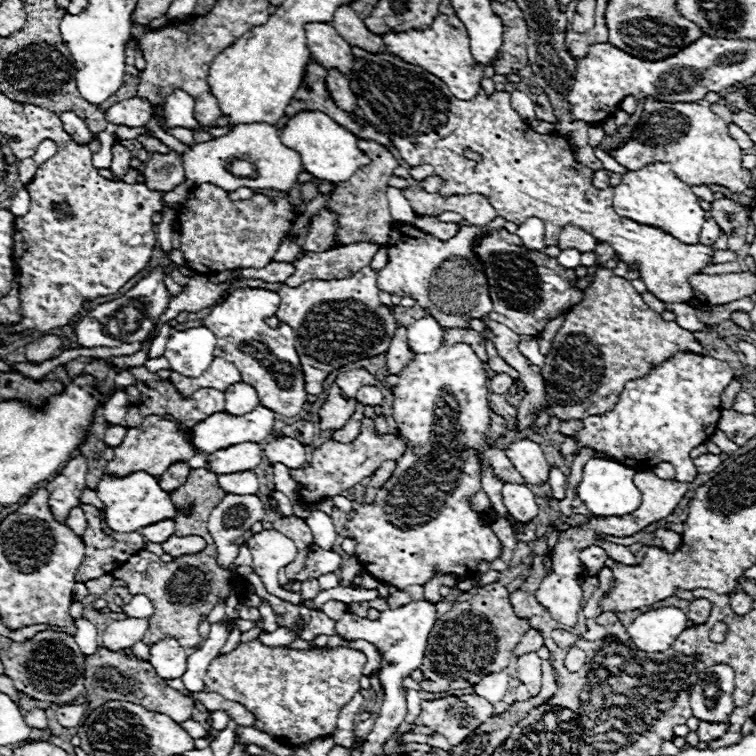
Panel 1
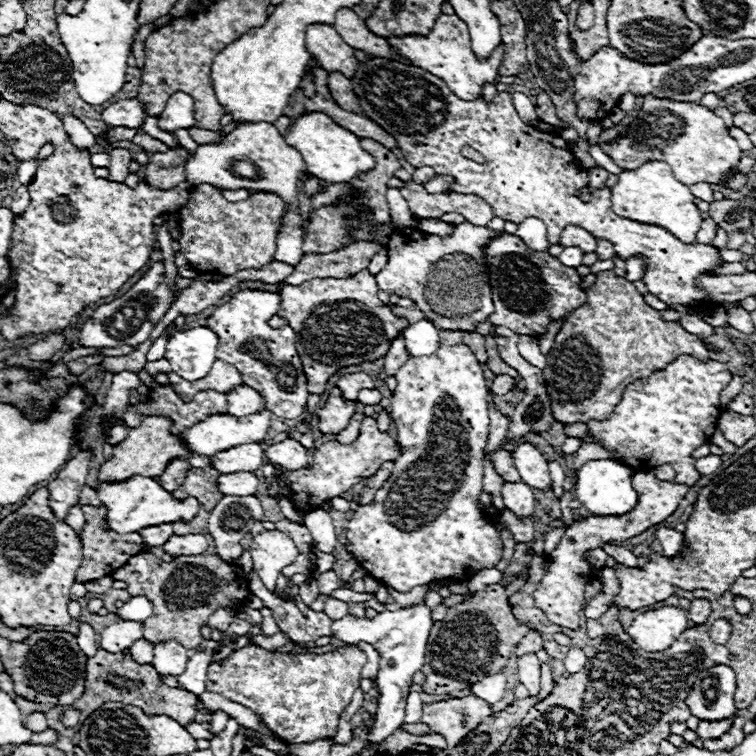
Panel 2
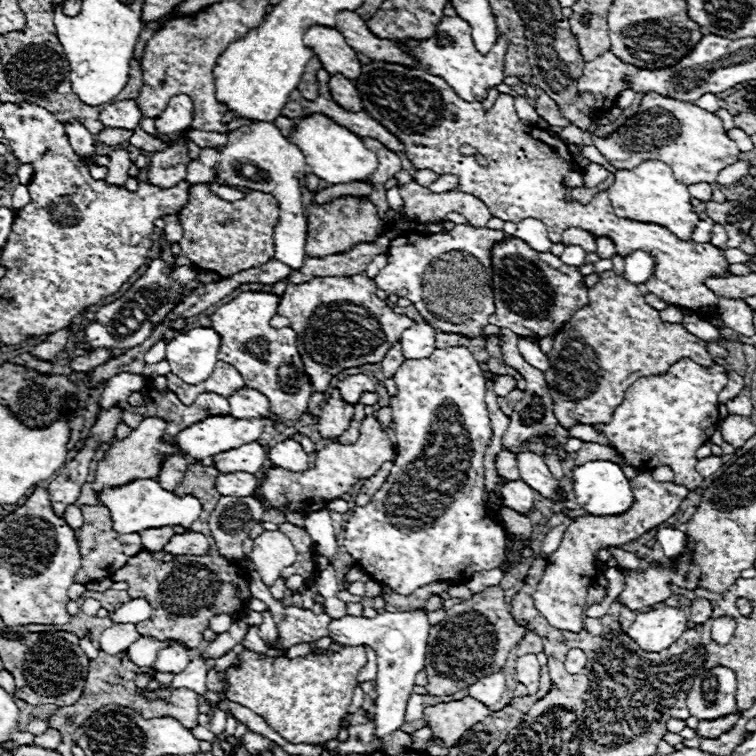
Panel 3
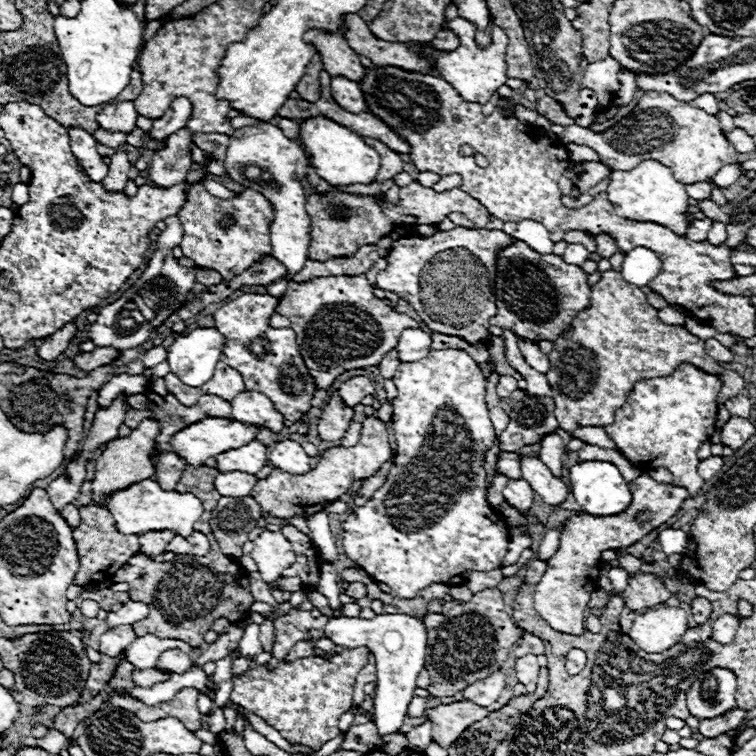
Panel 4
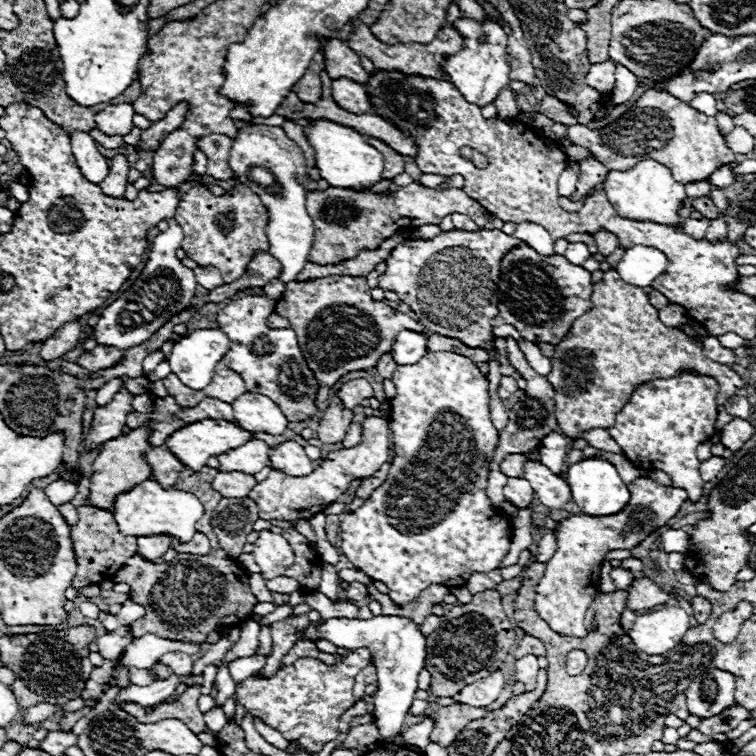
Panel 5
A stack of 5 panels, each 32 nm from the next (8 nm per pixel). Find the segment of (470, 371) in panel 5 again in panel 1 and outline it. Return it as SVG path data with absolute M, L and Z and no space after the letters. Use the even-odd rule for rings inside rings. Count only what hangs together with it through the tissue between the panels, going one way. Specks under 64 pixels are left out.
M468 344L442 346L434 354L416 356L398 374L400 382L392 388L392 416L398 422L398 434L406 438L410 446L406 454L398 458L392 478L378 490L374 502L360 506L354 518L348 520L346 530L350 538L356 538L356 556L364 572L398 590L424 584L436 566L444 572L456 572L460 578L468 578L476 572L478 560L494 560L500 554L500 540L490 526L482 524L480 514L470 508L470 496L480 488L478 452L490 424L488 378L482 366L484 362Z

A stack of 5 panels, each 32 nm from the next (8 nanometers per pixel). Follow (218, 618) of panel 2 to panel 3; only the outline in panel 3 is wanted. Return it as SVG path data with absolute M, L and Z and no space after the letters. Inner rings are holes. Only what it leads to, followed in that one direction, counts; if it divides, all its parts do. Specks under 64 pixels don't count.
M221 613L212 617L209 622L209 628L218 634L221 634L228 631L232 622L233 619L229 615Z

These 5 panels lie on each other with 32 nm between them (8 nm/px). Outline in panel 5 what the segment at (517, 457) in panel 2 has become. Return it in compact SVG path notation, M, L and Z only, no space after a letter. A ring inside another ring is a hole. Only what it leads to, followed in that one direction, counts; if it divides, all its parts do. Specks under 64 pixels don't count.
M526 460L522 478L530 482L538 500L552 510L564 508L564 504L570 500L570 486L560 476L552 474L542 462Z

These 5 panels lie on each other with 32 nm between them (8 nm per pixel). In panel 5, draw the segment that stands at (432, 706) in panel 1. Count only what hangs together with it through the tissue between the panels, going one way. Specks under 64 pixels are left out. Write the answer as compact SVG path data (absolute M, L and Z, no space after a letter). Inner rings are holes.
M458 702L452 706L438 708L436 712L430 714L430 718L434 720L434 730L430 734L430 740L440 744L442 748L448 748L472 720L480 720L484 718L484 714L486 714L484 708Z

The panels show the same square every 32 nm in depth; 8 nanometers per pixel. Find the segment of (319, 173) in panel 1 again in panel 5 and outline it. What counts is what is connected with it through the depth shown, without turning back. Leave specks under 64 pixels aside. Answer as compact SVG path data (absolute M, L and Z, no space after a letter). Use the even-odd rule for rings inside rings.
M318 118L318 120L310 120L310 124L304 126L304 136L316 154L316 168L318 168L320 176L326 182L330 182L330 186L334 186L334 188L372 186L382 180L380 178L380 174L384 170L382 154L376 148L368 146L364 136L358 134L356 130Z

